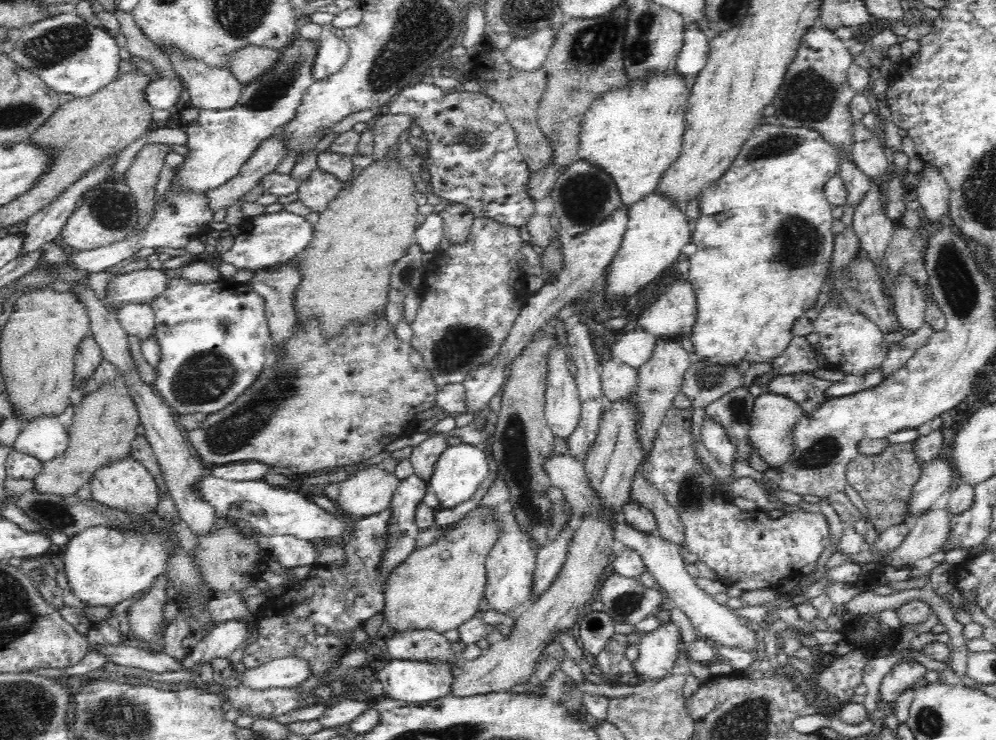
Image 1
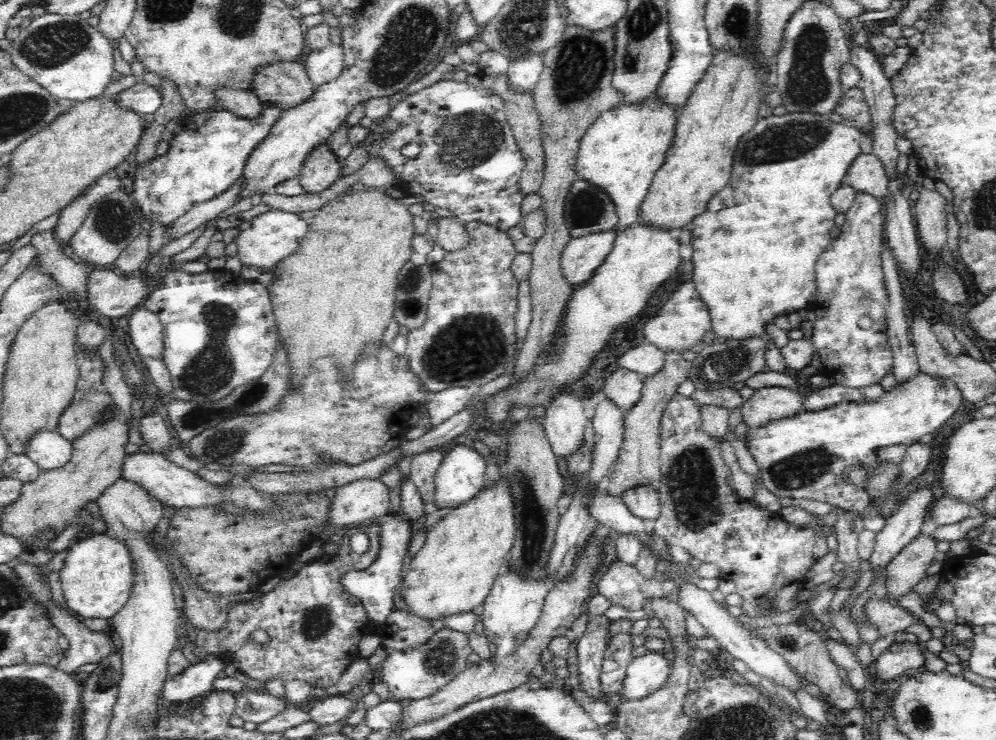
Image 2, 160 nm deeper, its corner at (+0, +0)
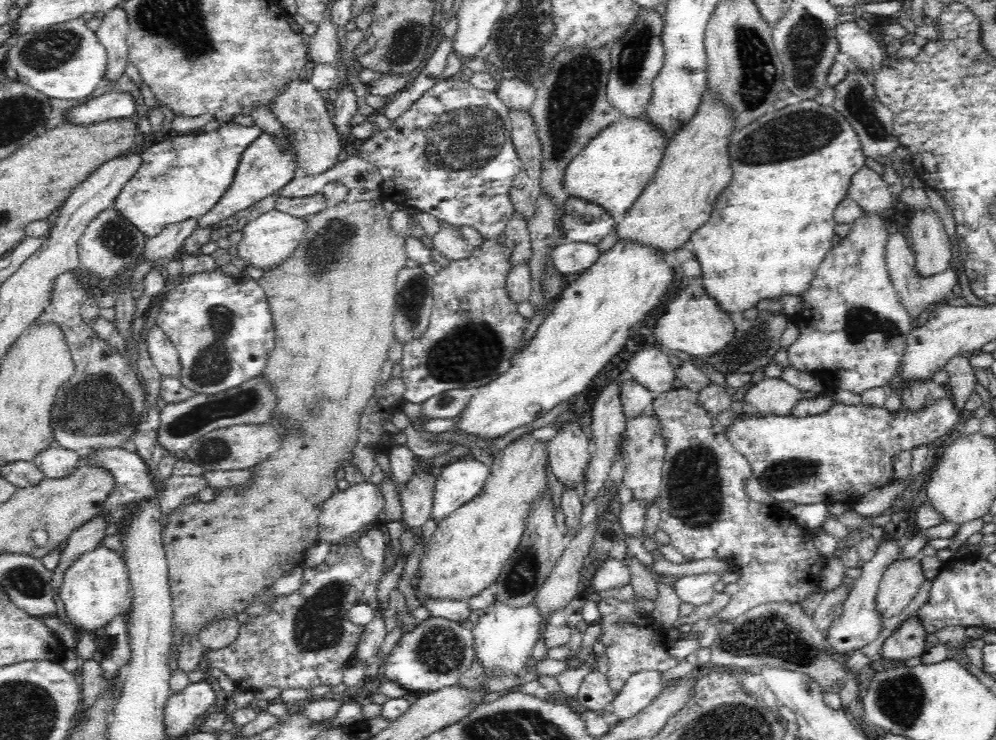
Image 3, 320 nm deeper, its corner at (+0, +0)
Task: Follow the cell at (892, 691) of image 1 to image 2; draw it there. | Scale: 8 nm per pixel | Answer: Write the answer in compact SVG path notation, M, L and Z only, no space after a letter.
M895 642L876 660L875 668L882 682L894 682L908 670L918 670L926 662L922 647L911 642Z

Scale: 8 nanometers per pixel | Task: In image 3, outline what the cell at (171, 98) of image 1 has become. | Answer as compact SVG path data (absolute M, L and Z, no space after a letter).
M111 90L68 109L66 121L91 123L109 118L137 117L136 110L138 110L138 100L132 94Z

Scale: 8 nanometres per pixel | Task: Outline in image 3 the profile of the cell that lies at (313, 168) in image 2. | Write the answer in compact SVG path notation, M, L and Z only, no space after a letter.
M294 78L288 80L282 92L269 101L269 109L276 115L283 127L292 132L291 144L295 148L298 169L305 176L318 176L333 170L341 161L340 152L344 145L339 141L331 117L326 111L326 101L309 80Z

